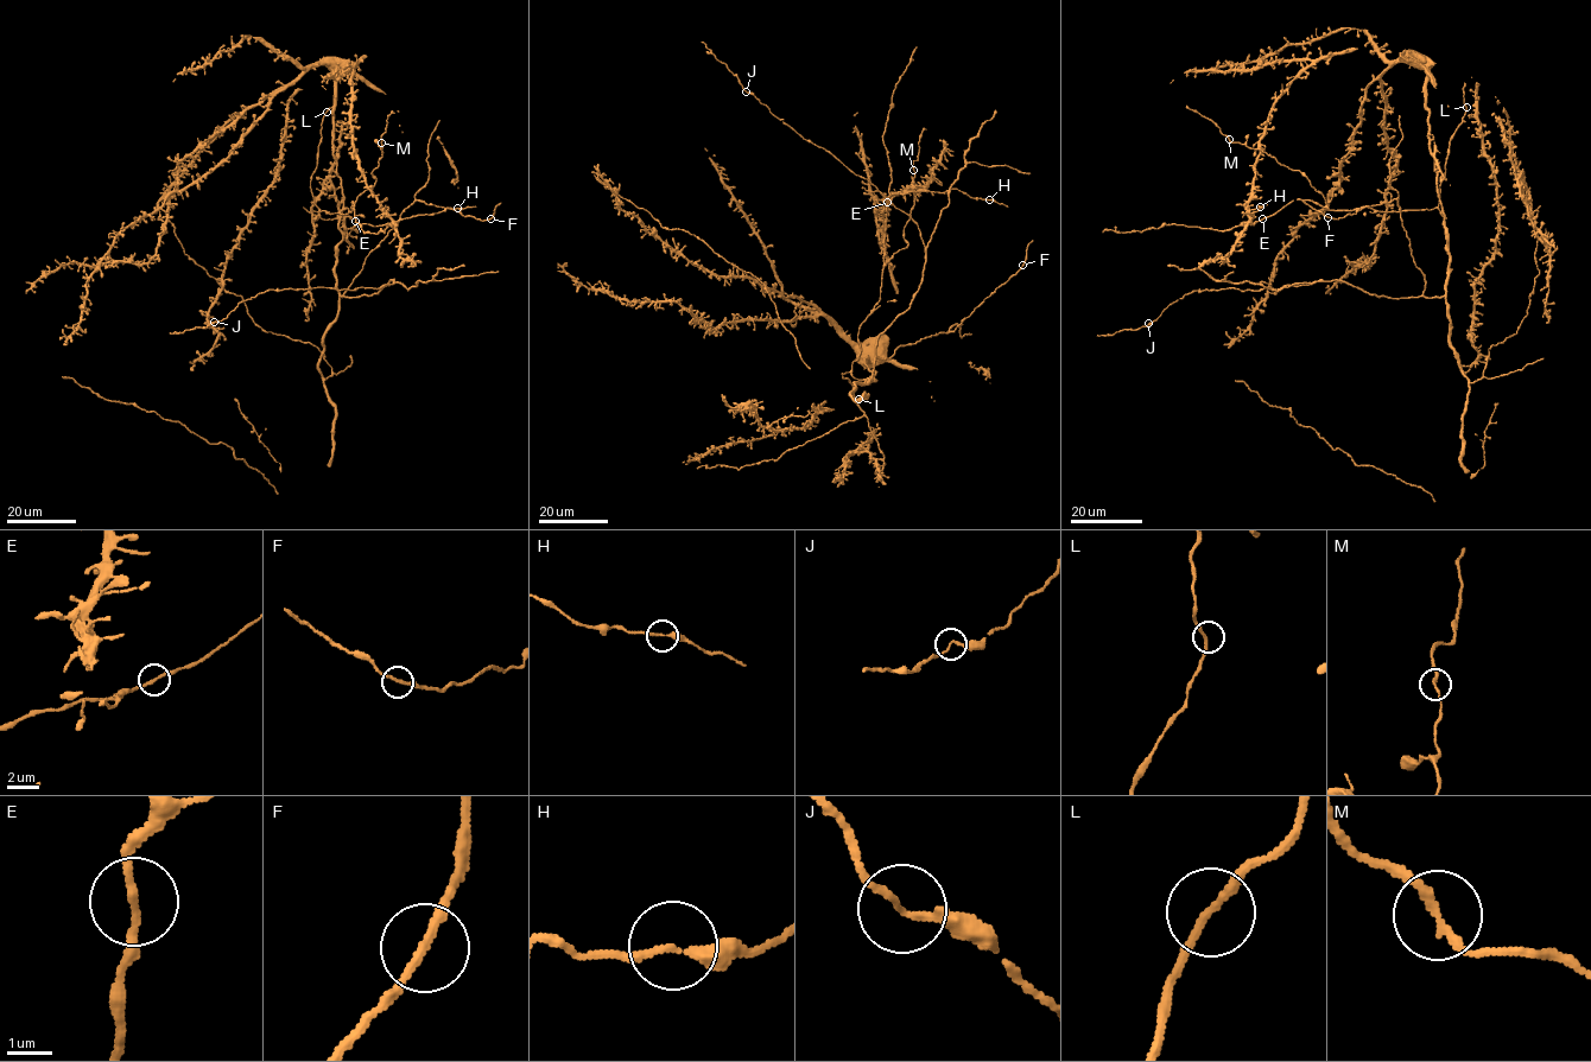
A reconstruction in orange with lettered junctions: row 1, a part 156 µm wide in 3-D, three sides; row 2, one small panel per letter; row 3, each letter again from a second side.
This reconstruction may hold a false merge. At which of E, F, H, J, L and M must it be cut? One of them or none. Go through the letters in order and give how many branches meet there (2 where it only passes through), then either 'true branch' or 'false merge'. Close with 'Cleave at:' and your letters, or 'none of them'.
E: branches 2; true branch
F: branches 2; true branch
H: branches 2; true branch
J: branches 2; true branch
L: branches 2; true branch
M: branches 2; true branch
Cleave at: none of them

